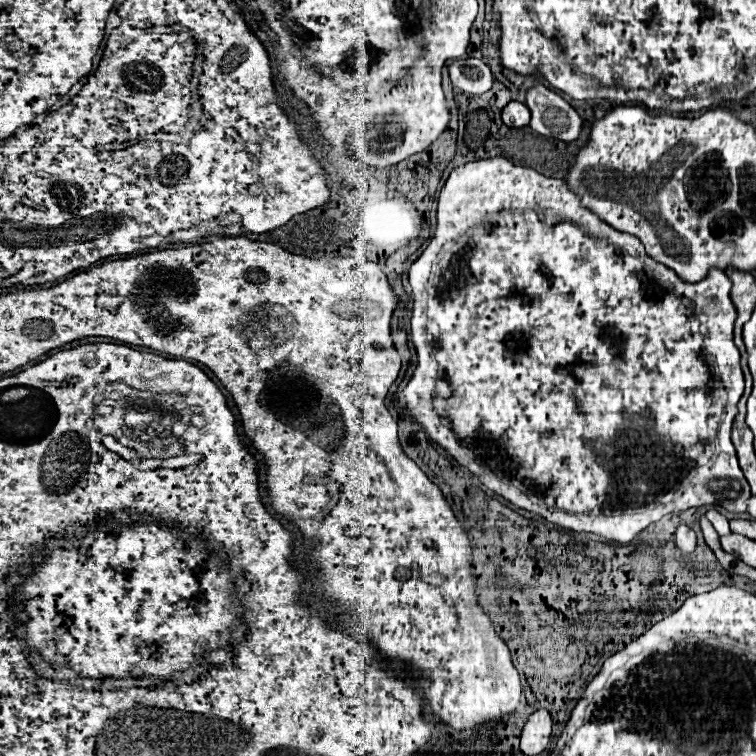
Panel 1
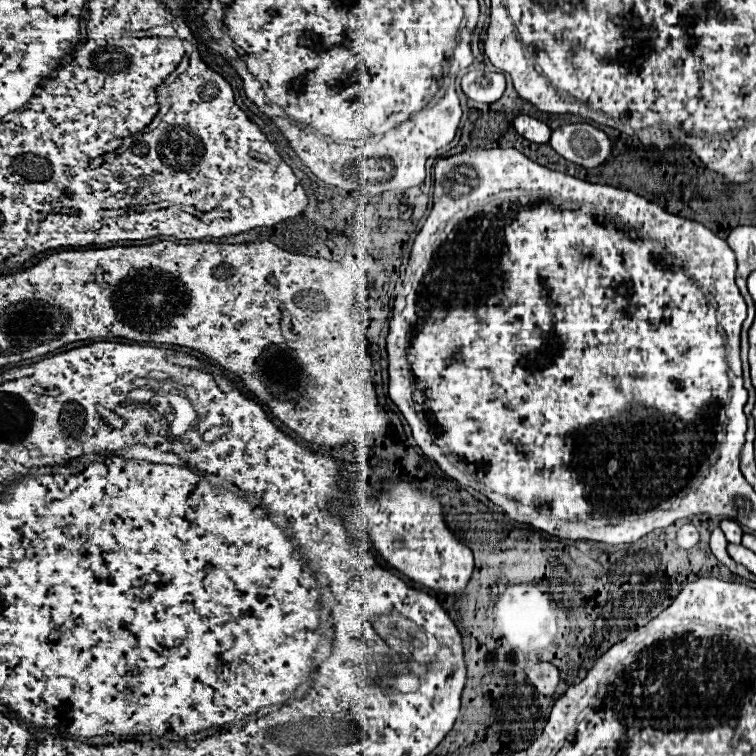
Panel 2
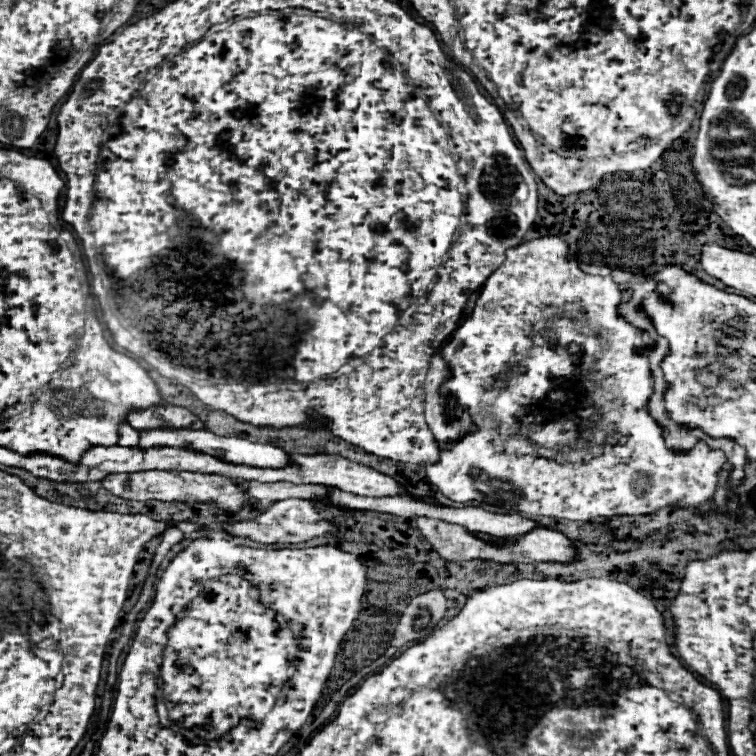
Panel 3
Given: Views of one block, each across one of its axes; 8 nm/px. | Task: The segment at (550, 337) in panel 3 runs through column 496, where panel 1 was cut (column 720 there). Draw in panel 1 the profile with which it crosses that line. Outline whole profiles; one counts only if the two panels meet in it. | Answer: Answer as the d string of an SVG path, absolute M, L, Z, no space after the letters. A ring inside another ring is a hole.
M504 156L476 160L454 168L440 190L436 220L436 232L430 238L430 243L409 268L410 288L407 290L410 292L405 291L399 278L390 287L397 296L405 298L407 294L410 297L408 303L400 301L397 304L392 318L400 318L407 315L407 310L411 311L409 339L416 346L418 354L416 372L406 388L398 394L396 402L398 406L400 400L404 402L404 408L410 412L410 416L440 448L444 448L458 464L466 466L474 476L478 476L486 488L506 496L508 502L514 504L514 494L520 494L520 500L516 502L518 508L540 514L566 530L592 532L620 544L632 542L644 528L670 512L684 512L688 508L700 508L708 504L720 504L730 512L746 512L750 486L738 466L736 450L730 442L734 414L728 414L736 412L736 404L744 392L744 376L740 368L740 352L734 346L732 334L738 312L730 298L732 282L724 270L712 268L704 280L686 284L682 278L674 276L670 268L650 258L636 236L608 228L608 224L602 222L592 210L584 208L580 204L580 196L572 192L564 180L546 178L532 168L522 168L510 162Z

